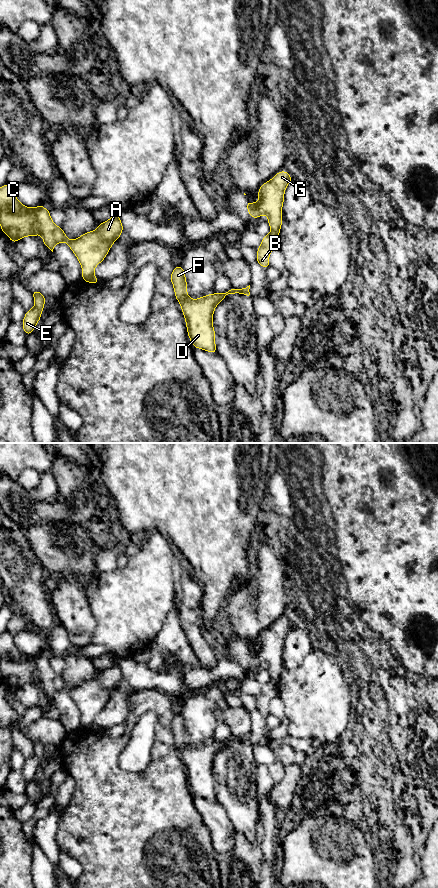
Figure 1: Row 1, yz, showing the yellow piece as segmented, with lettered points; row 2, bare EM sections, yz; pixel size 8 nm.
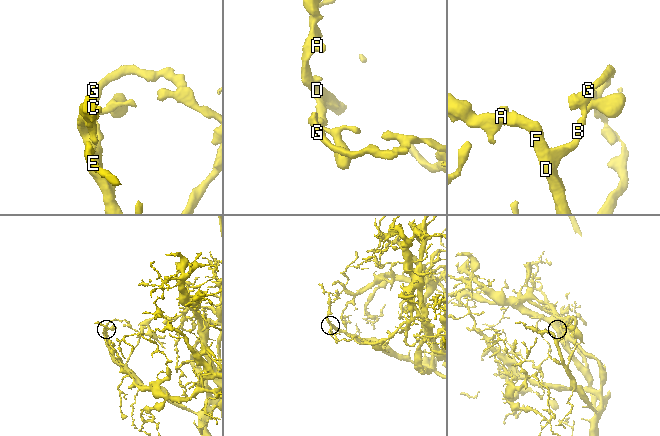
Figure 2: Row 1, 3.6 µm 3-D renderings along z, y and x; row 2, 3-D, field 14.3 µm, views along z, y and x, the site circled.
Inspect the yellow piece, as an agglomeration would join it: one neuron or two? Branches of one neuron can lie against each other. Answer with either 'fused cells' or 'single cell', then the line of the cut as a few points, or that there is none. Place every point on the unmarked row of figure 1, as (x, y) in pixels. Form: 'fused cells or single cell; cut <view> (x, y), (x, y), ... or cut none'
fused cells; cut yz (272, 679), (277, 684)

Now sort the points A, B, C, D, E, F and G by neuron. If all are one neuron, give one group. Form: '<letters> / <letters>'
A B C D F / E G

